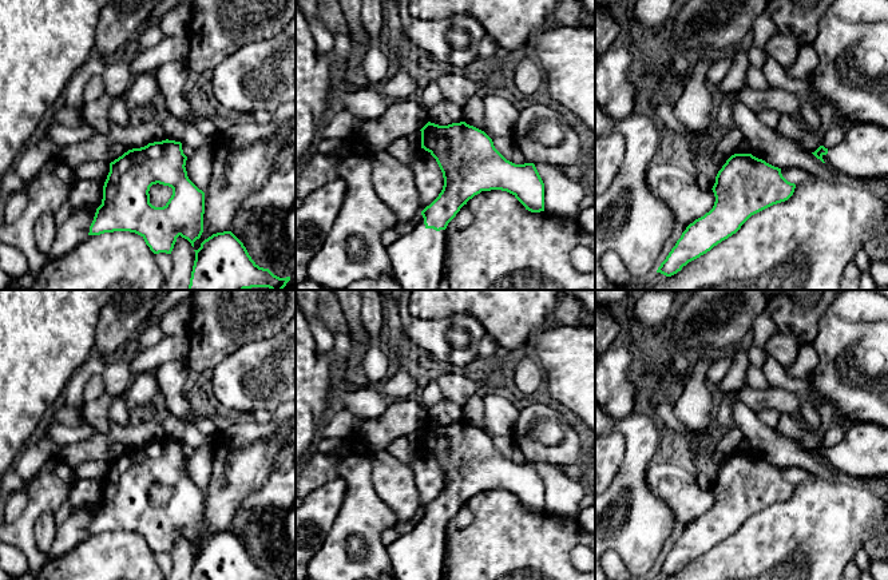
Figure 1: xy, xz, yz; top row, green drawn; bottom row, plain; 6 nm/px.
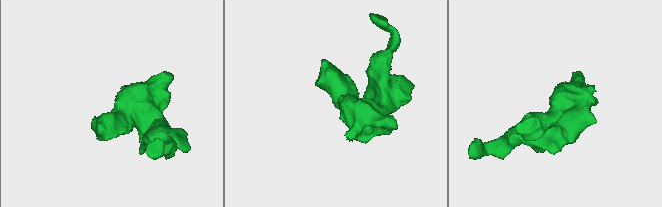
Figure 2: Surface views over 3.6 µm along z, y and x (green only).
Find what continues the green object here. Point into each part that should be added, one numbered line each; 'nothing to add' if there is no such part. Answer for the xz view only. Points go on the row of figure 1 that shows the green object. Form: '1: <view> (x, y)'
1: xz (417, 259)

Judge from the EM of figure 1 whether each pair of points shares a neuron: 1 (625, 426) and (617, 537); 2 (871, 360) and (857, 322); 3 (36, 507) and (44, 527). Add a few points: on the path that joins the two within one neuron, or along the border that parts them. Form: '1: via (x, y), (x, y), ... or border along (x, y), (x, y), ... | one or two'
1: via (633, 455), (633, 491), (623, 504), (623, 509) | one
2: via (871, 350), (861, 332) | one
3: border along (52, 512), (44, 513), (34, 529), (40, 549) | two

